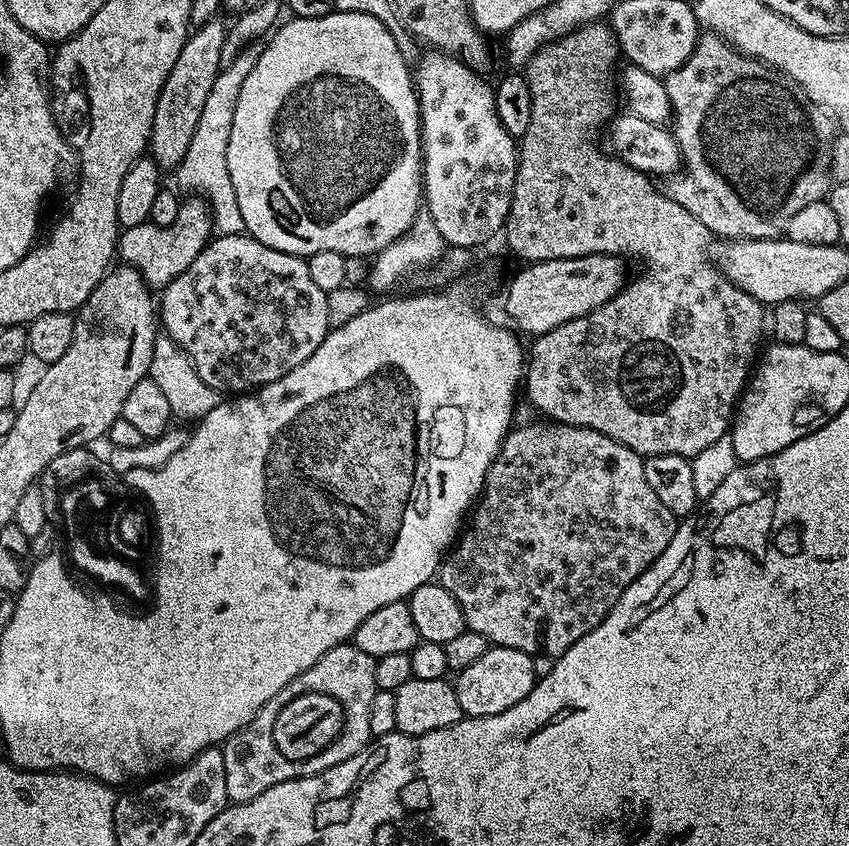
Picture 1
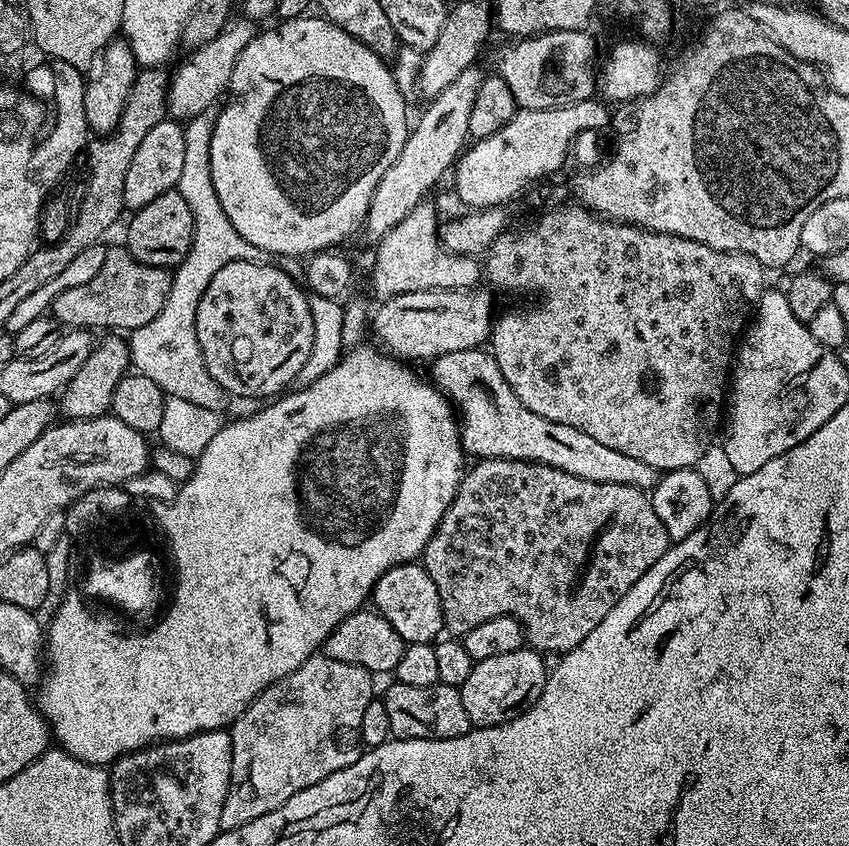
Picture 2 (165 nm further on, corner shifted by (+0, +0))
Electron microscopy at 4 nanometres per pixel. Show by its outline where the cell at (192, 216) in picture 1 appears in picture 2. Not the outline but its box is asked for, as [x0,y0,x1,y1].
[50,246,172,330]

